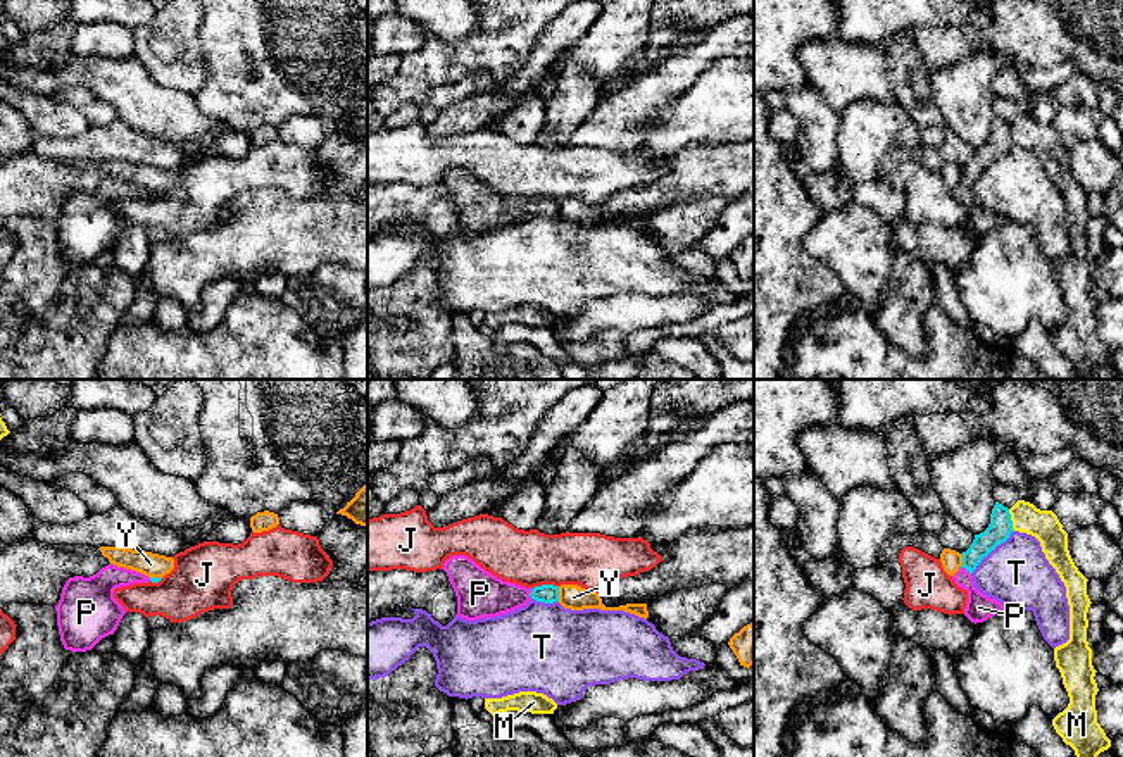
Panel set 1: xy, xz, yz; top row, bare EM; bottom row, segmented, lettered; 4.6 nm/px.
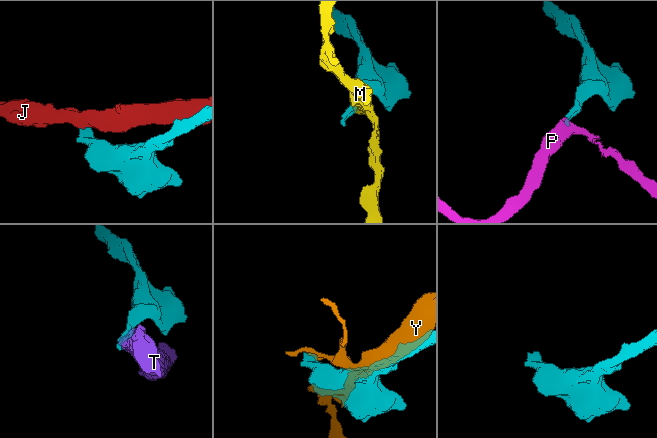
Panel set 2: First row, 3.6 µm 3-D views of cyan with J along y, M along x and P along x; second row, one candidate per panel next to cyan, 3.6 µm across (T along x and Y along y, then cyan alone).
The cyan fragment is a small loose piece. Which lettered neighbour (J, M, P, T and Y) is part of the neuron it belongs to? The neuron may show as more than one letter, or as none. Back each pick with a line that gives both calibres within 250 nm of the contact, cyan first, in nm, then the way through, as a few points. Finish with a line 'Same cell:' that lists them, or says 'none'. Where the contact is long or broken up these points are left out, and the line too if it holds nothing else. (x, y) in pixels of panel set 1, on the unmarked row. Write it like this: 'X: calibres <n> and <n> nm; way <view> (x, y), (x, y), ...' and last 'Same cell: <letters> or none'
P: calibres 90 and 220 nm; way xz (547, 207), (530, 207), (480, 207)
Same cell: P

